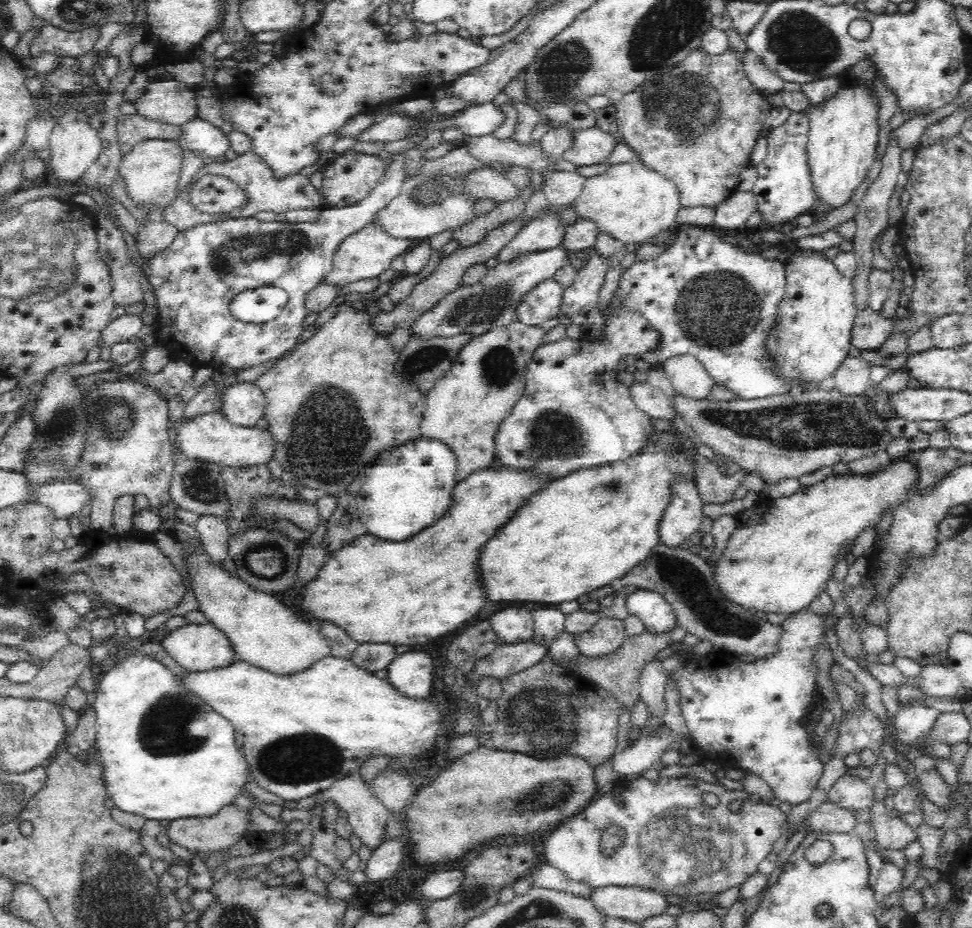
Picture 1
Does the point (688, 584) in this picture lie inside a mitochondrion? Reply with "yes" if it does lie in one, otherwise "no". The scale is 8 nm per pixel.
yes

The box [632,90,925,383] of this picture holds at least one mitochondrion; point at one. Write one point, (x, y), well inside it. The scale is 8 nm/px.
(718, 308)

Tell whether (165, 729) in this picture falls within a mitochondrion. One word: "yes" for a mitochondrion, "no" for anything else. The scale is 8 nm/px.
yes

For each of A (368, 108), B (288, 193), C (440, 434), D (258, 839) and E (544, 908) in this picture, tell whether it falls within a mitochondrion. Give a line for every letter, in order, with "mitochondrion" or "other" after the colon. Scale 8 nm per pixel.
A: other
B: other
C: other
D: other
E: mitochondrion

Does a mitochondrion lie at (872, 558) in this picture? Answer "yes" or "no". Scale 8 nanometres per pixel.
no

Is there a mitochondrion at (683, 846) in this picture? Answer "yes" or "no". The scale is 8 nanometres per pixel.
yes

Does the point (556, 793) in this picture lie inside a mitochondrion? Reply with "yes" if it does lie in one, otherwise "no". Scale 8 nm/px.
yes

